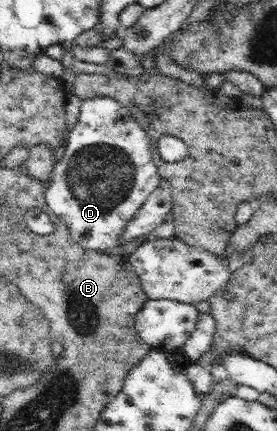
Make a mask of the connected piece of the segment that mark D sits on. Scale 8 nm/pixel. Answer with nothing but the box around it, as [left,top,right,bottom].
[46,97,161,251]

